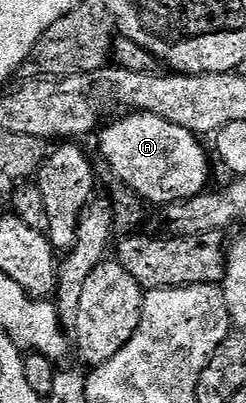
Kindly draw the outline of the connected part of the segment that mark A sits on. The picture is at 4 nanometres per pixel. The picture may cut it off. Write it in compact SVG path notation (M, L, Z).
M126 112L111 126L103 125L97 138L102 158L110 165L111 172L139 199L147 198L161 208L170 202L183 202L207 193L210 162L205 148L198 143L201 142L199 135L188 128L180 128L155 114Z

